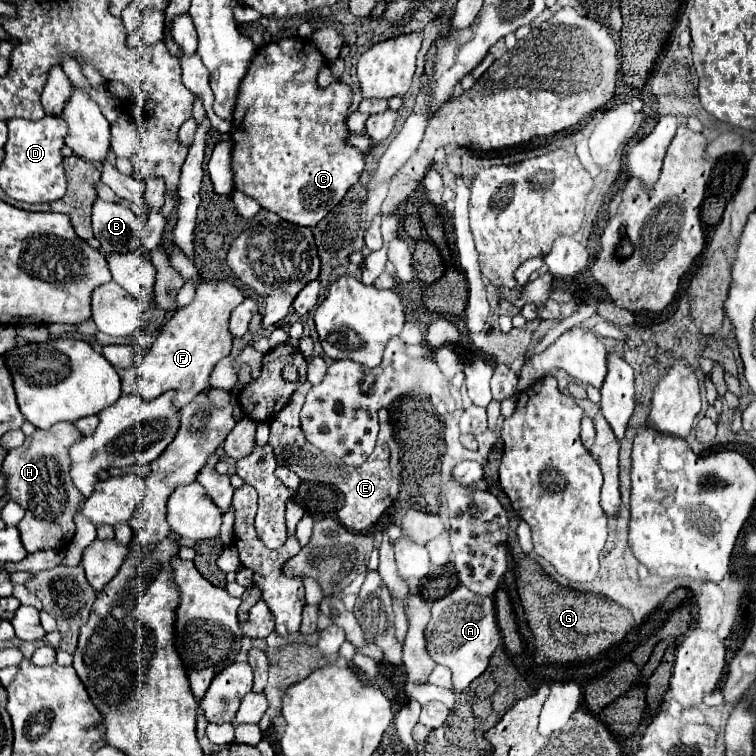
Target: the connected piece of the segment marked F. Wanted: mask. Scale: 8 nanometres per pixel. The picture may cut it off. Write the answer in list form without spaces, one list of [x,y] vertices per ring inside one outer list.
[[[212,280],[198,284],[194,300],[188,306],[176,310],[176,314],[160,328],[156,342],[144,356],[140,366],[138,394],[144,400],[152,400],[168,390],[174,390],[174,404],[182,408],[198,392],[202,392],[208,386],[216,362],[230,354],[234,336],[228,330],[228,318],[242,300],[244,294],[230,282]]]

